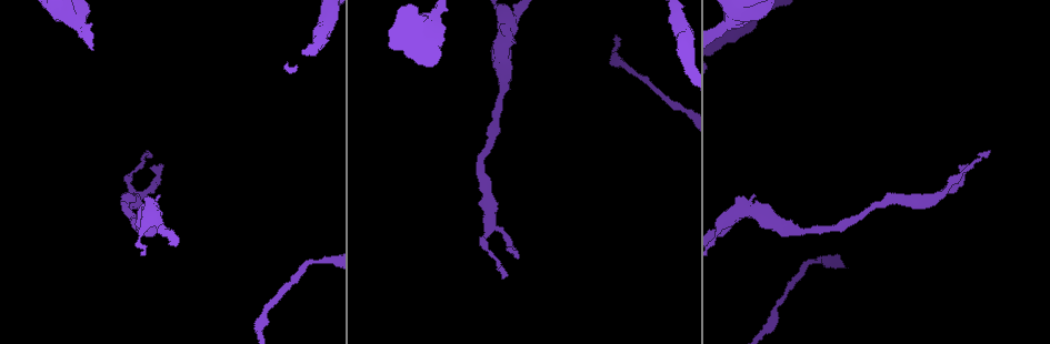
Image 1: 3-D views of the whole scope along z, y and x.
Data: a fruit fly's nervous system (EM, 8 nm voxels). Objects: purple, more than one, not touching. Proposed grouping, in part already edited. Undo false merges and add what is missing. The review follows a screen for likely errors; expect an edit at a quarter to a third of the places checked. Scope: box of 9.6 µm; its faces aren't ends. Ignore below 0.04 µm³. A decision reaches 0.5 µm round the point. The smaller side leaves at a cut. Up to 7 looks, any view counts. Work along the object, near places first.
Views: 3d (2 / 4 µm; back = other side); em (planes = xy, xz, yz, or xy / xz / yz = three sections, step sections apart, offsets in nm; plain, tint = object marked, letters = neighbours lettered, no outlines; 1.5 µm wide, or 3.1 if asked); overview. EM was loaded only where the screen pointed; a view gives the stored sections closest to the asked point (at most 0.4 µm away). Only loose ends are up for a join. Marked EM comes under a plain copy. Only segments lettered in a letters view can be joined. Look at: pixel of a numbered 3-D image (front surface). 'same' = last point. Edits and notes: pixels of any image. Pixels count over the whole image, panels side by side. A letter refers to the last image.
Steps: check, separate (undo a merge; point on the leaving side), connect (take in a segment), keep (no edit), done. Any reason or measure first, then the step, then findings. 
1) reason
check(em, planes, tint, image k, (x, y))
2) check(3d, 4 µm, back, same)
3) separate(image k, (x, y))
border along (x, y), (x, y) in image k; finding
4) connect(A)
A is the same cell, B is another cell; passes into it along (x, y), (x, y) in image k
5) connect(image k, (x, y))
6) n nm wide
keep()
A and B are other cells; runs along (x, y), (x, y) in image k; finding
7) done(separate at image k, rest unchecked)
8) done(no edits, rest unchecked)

calibre changes
check(3d, 4 µm, image 1, (733, 17))

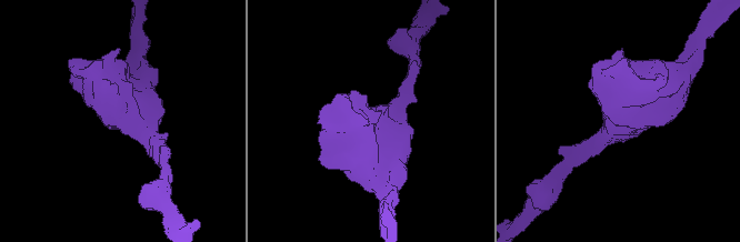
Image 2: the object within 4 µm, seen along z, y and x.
now the EM
check(em, planes, letters, image 2, (135, 124))

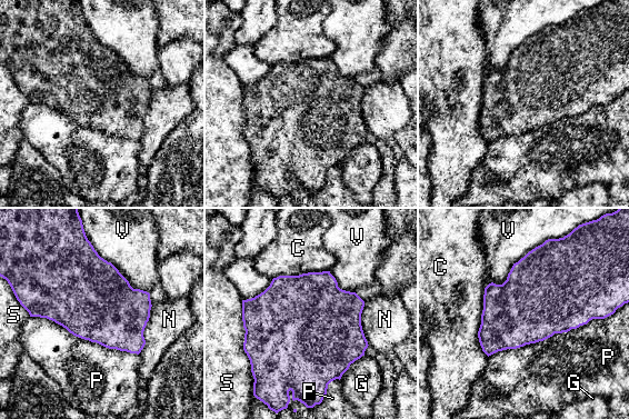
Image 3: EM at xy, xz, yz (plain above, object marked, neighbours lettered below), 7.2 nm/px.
keep()
C, G, N, P, S and V are other cells; border along (601, 318), (488, 357) in image 3; one neuron here

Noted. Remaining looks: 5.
thick turns thin
check(em, xz, step 4, tint, image 1, (506, 18))

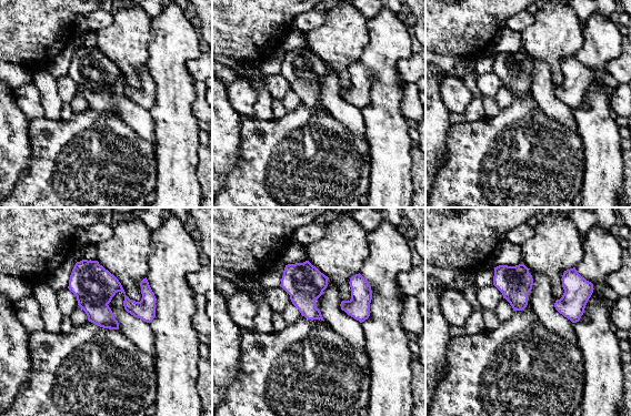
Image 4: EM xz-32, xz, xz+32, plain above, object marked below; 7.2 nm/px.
check(em, planes, letters, same)

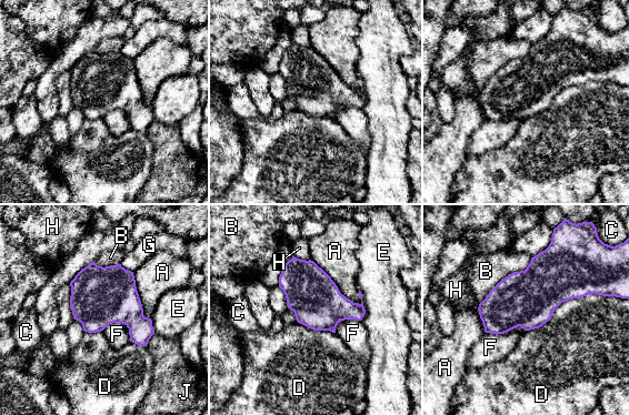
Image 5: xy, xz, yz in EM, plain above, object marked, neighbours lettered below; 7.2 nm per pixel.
420 nm wide
keep()
A, B, C, D, E, F, G, H and J are other cells; border along (606, 295), (566, 300), (526, 331) in image 5; one neuron here

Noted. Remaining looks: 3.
branch stops here
check(em, xy, step 8, tint, image 1, (162, 164))

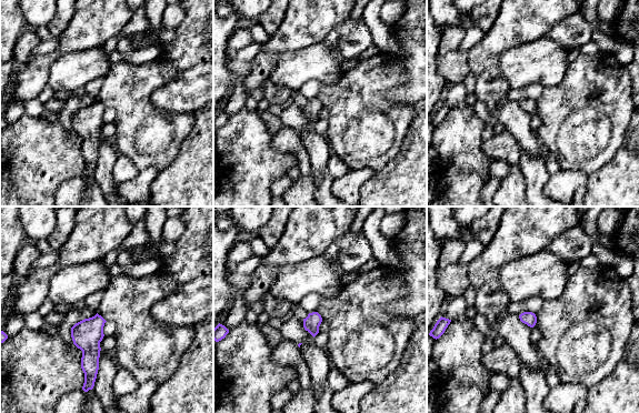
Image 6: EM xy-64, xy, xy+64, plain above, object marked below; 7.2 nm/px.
check(em, xy, step 8, letters, same)

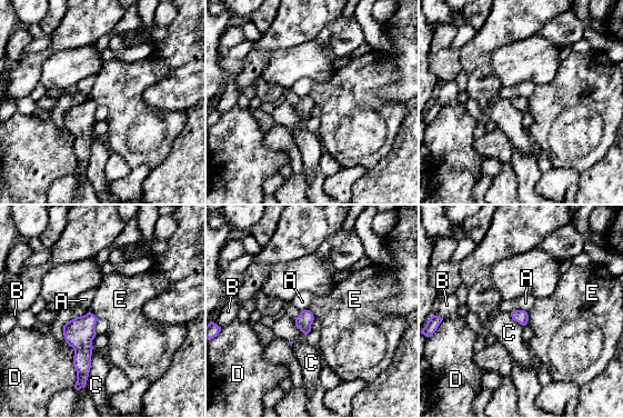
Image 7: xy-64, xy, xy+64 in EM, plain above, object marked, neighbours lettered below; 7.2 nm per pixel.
D touches over 320 nm
keep()
A, B, C, D and E are other cells; none of them fits

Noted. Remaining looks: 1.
done(no edits, rest unchecked)

